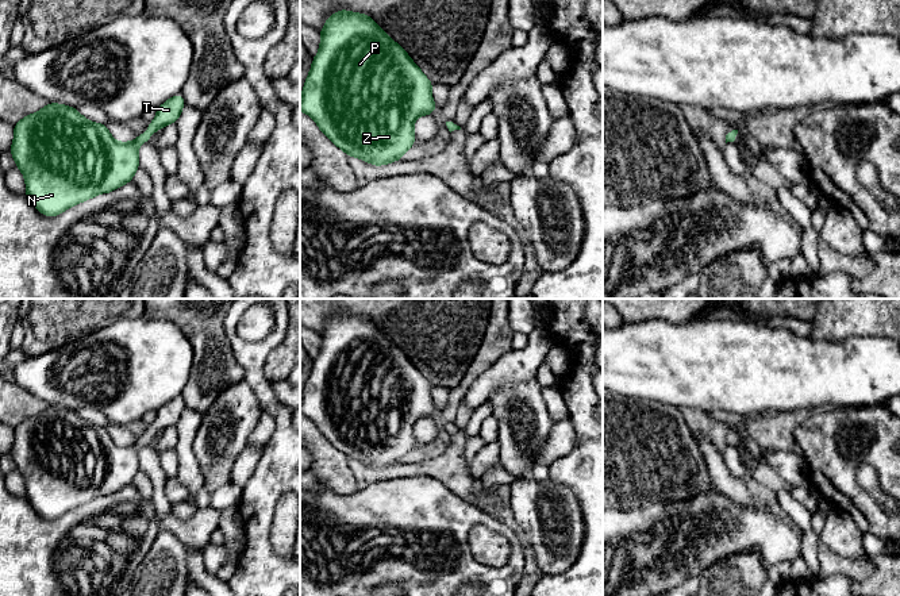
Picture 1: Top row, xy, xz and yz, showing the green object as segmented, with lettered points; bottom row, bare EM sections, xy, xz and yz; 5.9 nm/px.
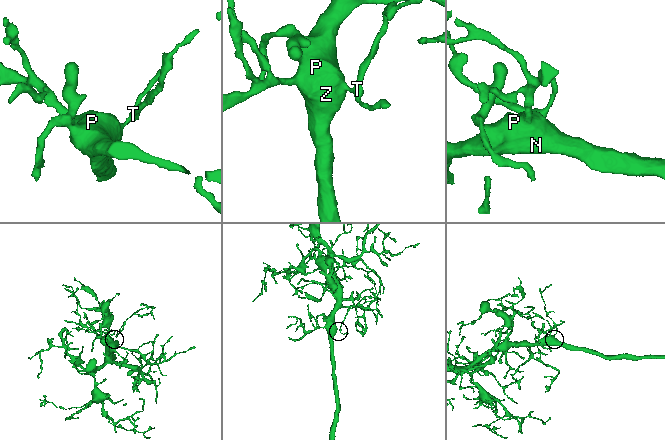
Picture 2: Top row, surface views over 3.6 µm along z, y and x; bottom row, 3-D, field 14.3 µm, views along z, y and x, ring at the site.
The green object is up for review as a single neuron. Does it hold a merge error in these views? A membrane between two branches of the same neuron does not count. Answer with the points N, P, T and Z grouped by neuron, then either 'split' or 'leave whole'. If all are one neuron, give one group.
groups N P T Z; leave whole

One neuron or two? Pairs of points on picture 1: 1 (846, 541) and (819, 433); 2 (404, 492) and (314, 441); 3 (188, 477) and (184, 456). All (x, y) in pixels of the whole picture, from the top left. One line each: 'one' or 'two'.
1: two
2: two
3: one

